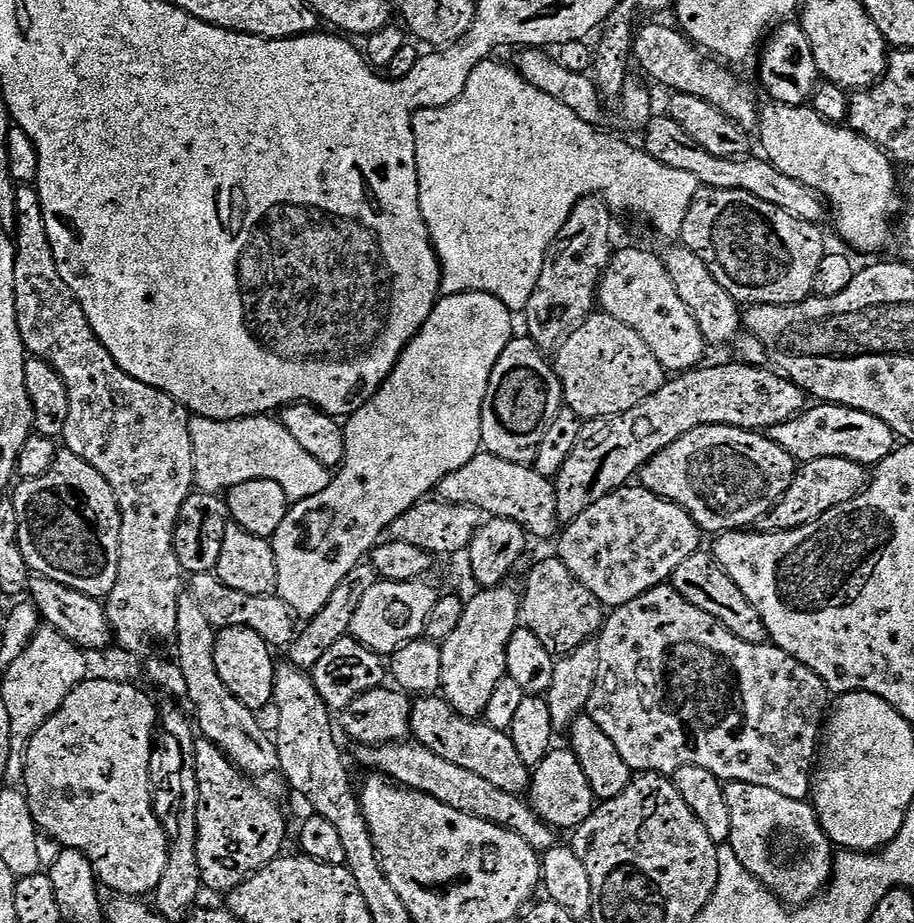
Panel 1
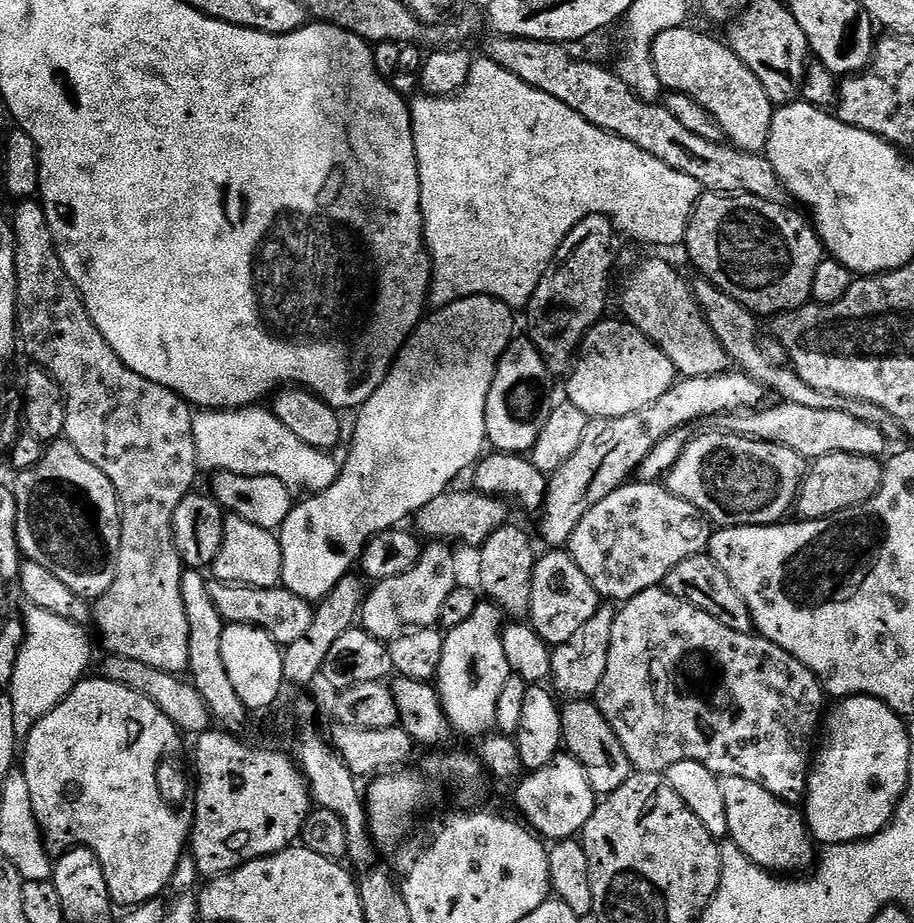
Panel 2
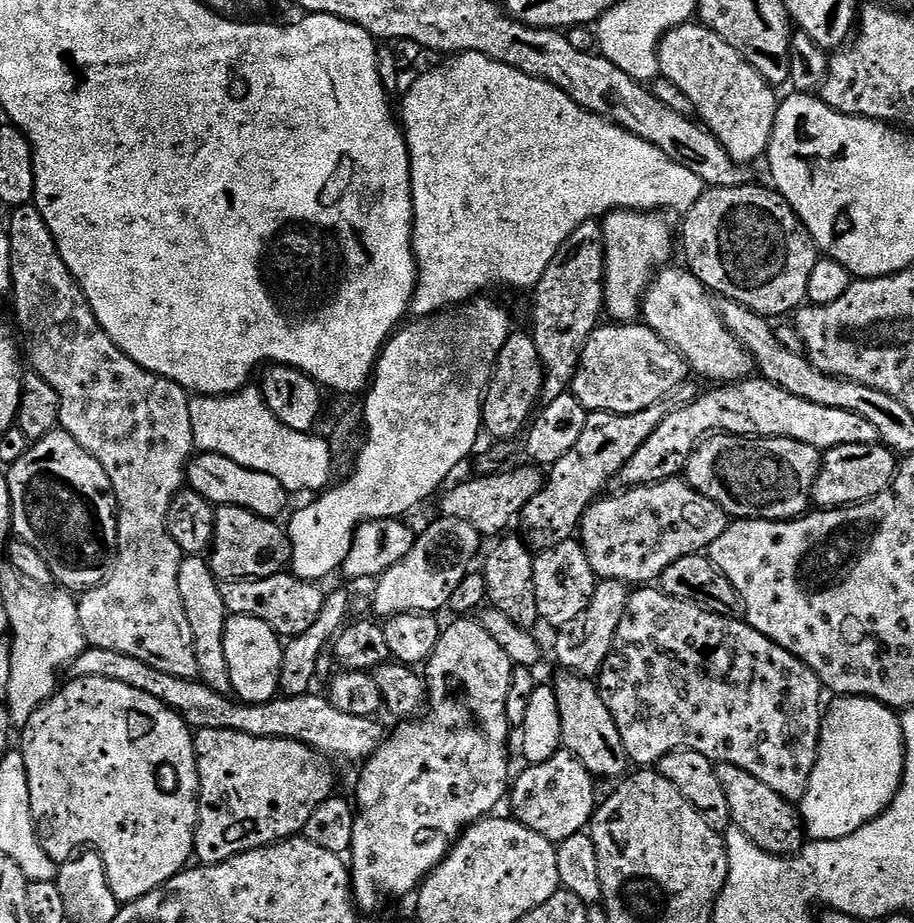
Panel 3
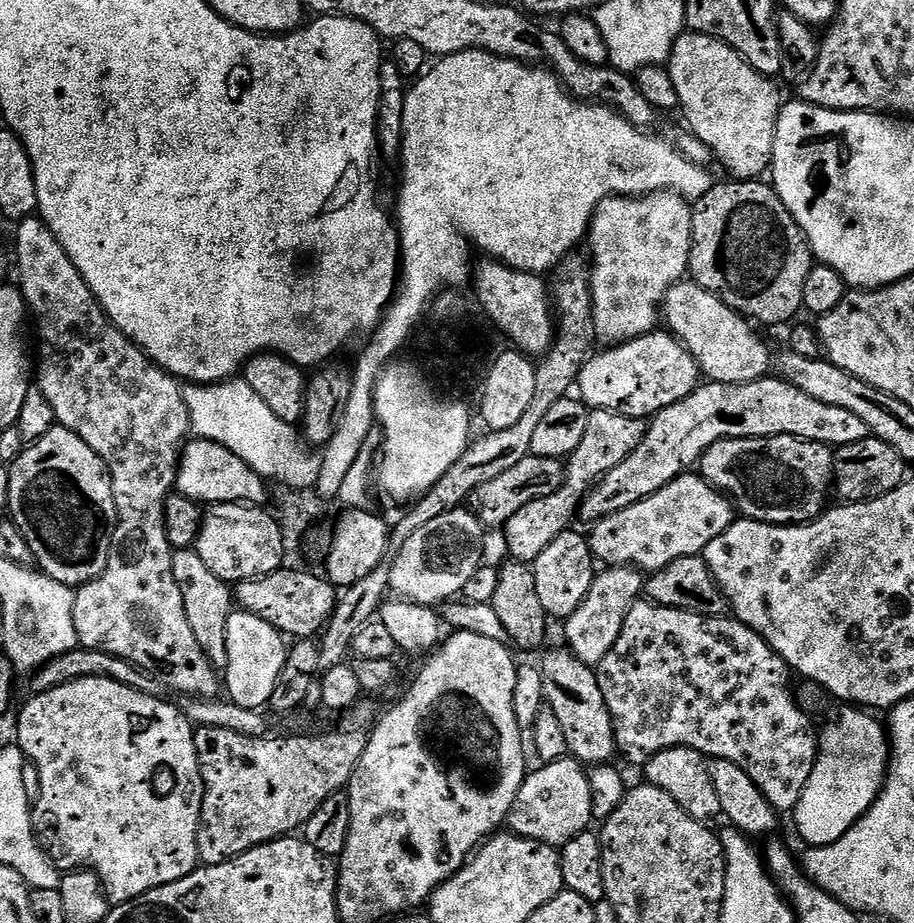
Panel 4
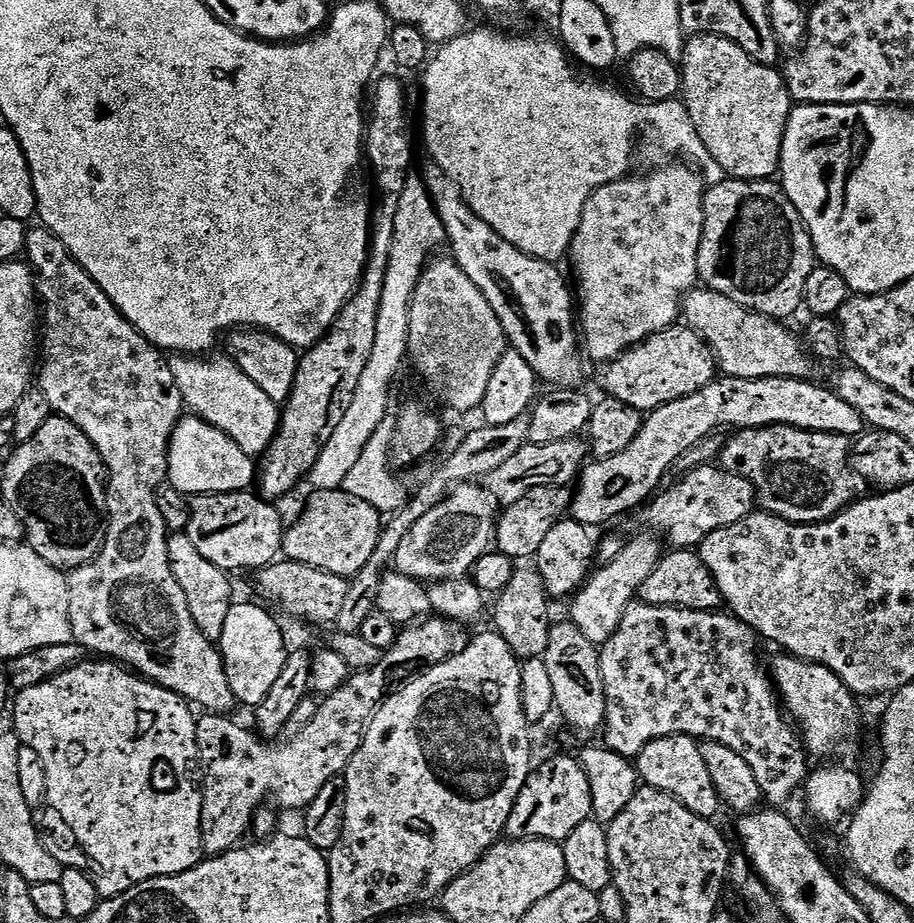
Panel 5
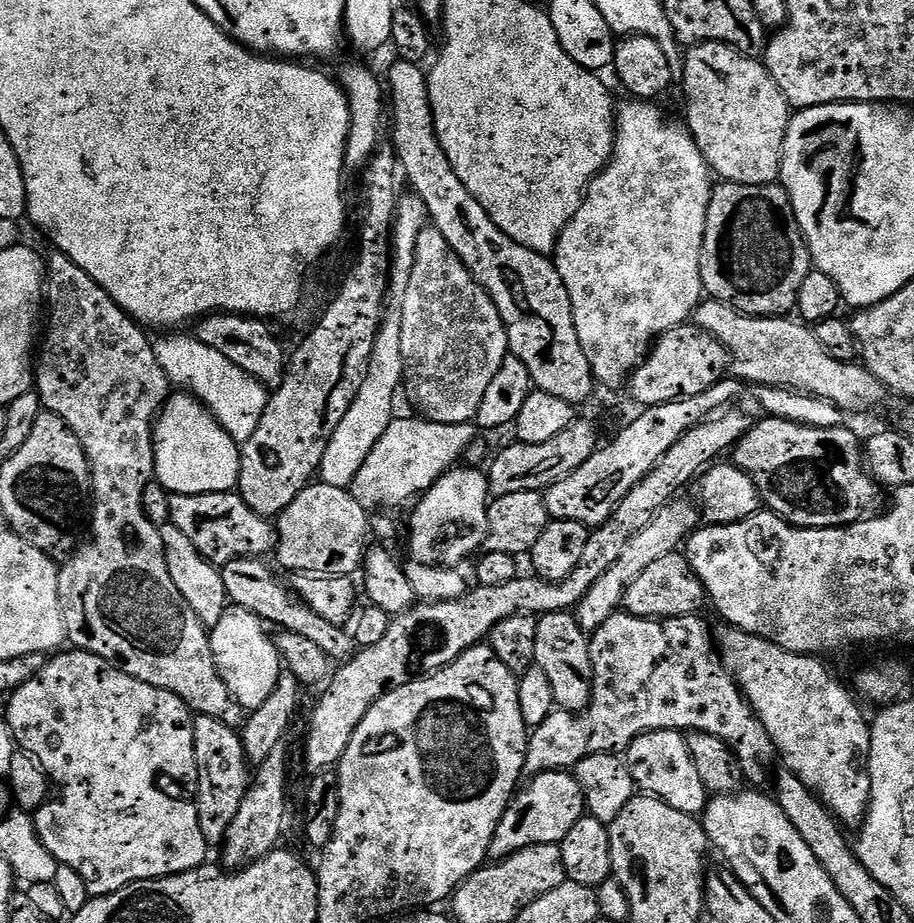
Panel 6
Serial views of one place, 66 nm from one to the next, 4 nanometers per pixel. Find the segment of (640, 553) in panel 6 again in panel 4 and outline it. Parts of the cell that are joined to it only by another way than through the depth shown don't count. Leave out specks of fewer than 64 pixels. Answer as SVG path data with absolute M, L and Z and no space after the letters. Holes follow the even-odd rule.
M608 566L597 571L582 606L578 606L578 610L574 610L574 614L563 621L568 651L573 652L582 662L599 666L602 658L610 654L614 642L618 642L618 634L622 634L622 622L626 622L626 614L630 614L630 610L641 599L645 588L645 573L638 568Z

